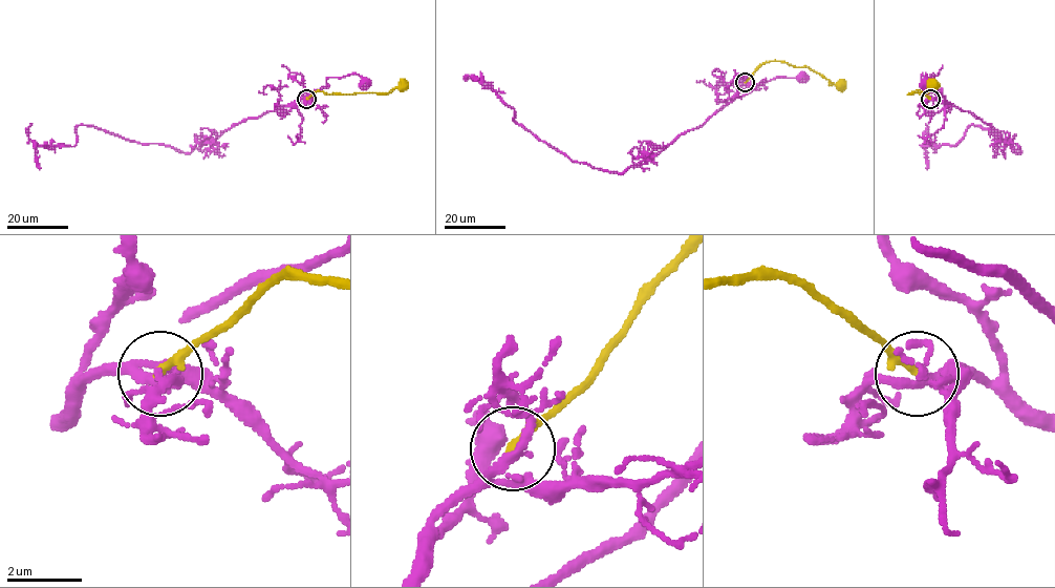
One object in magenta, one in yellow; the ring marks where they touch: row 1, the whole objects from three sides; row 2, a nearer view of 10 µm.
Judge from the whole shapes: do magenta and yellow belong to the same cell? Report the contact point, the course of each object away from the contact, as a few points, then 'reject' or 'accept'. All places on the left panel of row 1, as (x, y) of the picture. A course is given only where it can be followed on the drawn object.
at (306, 99); magenta runs (306, 99), (295, 102), (327, 87), (328, 78), (358, 74), (366, 82); yellow runs (306, 99), (321, 90), (328, 93), (388, 92), (403, 85); reject

